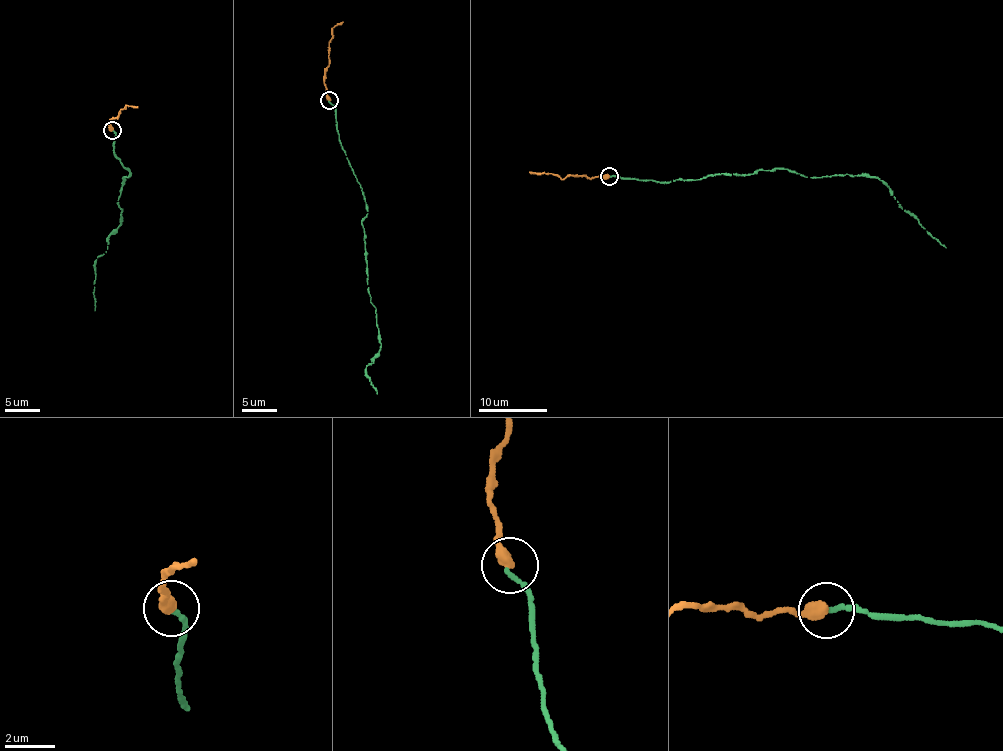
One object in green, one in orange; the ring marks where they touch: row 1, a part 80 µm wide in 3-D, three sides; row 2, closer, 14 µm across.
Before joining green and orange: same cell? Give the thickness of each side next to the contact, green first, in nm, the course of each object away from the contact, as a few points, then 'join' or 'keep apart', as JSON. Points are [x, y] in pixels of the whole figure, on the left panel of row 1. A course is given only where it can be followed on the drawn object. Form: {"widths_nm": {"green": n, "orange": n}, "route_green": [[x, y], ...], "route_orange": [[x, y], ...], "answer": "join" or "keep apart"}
{"widths_nm": {"green": 190, "orange": 440}, "route_green": [[110, 130], [114, 155], [130, 176], [117, 204], [121, 224], [95, 262], [94, 310]], "route_orange": [[112, 130], [108, 123], [112, 117], [118, 118], [120, 109], [137, 108]], "answer": "keep apart"}

